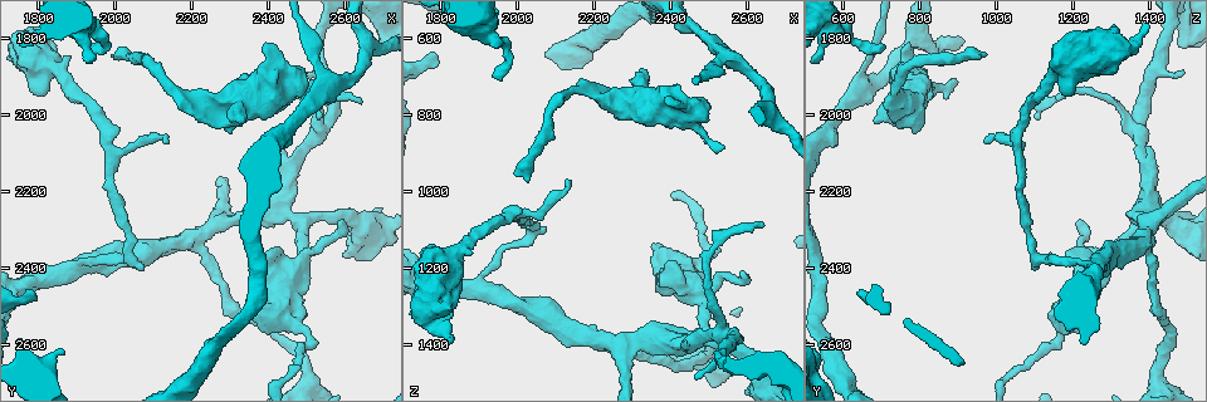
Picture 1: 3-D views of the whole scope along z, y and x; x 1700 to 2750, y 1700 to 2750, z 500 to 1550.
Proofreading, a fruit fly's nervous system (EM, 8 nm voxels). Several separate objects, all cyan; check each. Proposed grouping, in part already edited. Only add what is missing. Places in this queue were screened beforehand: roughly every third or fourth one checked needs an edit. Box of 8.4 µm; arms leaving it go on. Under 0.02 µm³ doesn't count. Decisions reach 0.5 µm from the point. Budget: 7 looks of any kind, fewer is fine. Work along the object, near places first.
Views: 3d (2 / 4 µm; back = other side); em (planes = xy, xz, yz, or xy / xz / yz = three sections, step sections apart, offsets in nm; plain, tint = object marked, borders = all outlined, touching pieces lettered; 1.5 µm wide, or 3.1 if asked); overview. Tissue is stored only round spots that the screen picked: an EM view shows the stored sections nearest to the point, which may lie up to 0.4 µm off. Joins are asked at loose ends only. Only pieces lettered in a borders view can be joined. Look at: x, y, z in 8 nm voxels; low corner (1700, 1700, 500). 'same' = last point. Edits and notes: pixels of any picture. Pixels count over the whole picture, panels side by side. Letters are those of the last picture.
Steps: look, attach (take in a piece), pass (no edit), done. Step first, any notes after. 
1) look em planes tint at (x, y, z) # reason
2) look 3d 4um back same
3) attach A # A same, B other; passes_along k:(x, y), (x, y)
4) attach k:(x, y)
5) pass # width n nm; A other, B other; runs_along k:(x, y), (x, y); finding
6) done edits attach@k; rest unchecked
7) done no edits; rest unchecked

look em xz step 8 tint at (1950, 1810, 710) # an open end

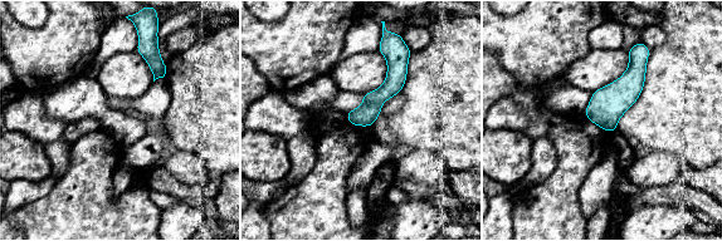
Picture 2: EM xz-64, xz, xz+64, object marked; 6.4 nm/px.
look em planes borders same # another direction

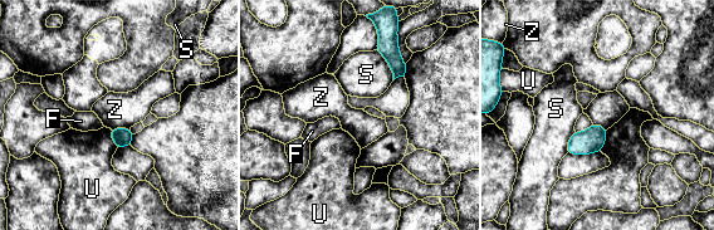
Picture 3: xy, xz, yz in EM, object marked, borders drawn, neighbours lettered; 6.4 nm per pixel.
pass # F other, S other, U other, Z other; no lettered piece goes on from it

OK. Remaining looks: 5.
look em xy step 8 borders at (2005, 1835, 960) # end of a long branch

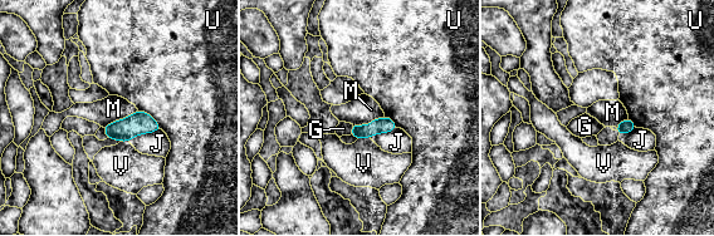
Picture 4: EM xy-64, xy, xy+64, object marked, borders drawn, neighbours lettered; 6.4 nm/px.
attach G # G same, J other, M other, U other, V other; passes_along 4:(385, 124), (351, 129), (343, 128); it goes on there

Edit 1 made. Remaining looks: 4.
look overview # redraw

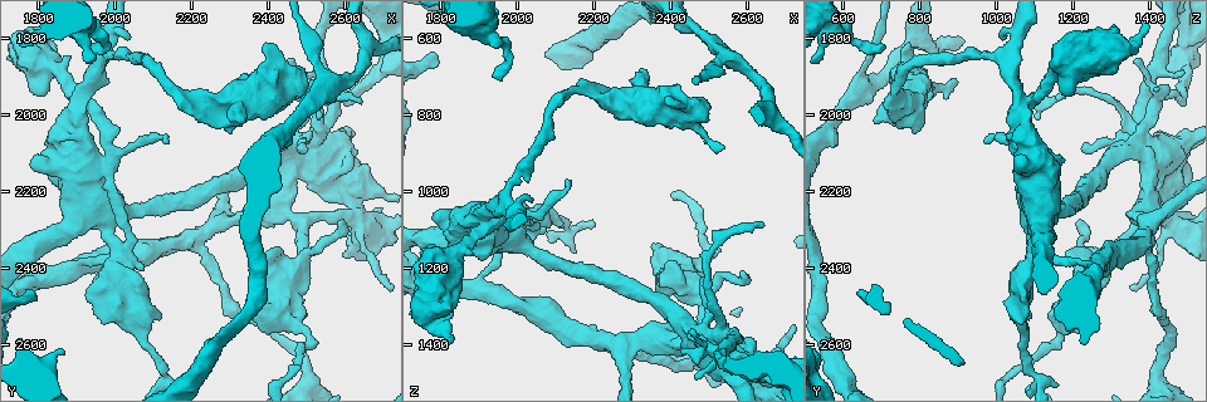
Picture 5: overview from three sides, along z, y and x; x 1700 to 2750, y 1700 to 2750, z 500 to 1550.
look em planes borders at (1885, 2105, 1165) # thick end

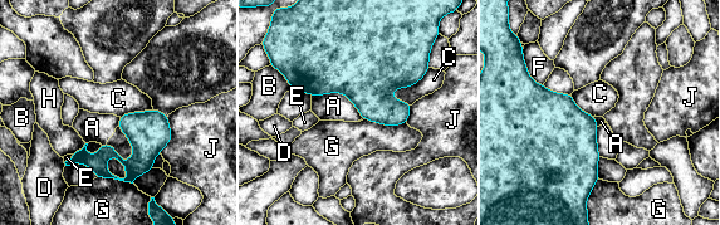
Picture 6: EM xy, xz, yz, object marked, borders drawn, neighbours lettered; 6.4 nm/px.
pass # A other, B other, C other, D other, E other, F other, G other, H other, J other; border 6:(430, 68), (391, 97); no lettered piece goes on from it

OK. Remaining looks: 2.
done edits attach@4; rest unchecked

